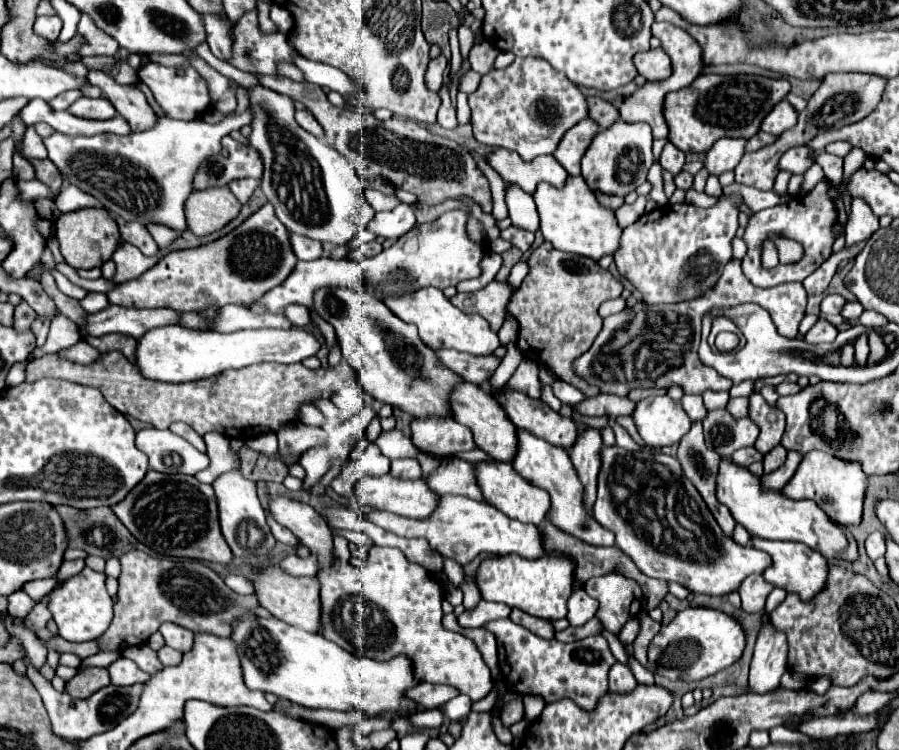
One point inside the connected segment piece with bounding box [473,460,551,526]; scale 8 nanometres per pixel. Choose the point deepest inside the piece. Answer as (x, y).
(501, 486)

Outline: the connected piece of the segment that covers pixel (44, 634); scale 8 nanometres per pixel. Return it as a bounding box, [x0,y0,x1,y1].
[23,604,54,640]

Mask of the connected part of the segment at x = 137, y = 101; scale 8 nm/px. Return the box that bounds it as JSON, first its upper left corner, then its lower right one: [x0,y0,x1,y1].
[89,70,157,132]

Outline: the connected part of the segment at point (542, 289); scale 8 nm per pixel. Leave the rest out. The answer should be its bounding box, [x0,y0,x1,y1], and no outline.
[509,242,623,396]

